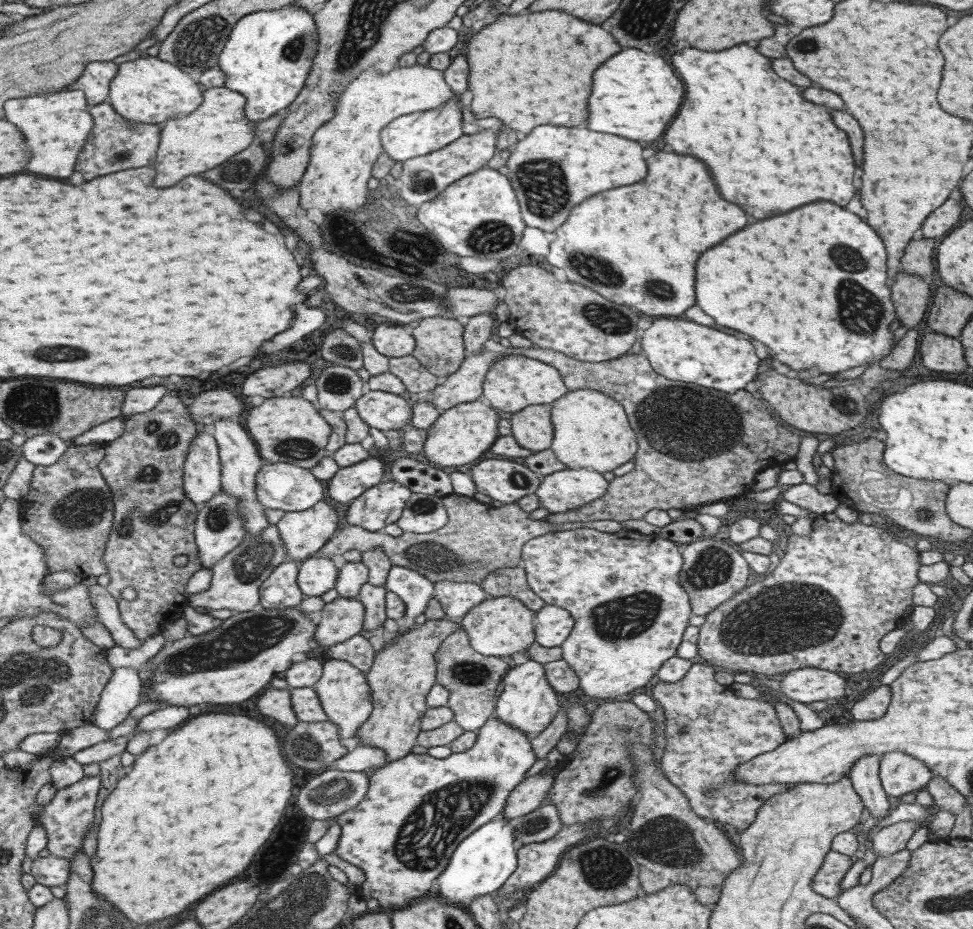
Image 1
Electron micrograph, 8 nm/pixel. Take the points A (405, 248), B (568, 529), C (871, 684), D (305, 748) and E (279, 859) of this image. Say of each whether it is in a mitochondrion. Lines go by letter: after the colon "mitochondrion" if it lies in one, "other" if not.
A: other
B: other
C: other
D: mitochondrion
E: mitochondrion

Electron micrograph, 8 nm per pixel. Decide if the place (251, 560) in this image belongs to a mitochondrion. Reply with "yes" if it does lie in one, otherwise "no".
yes

